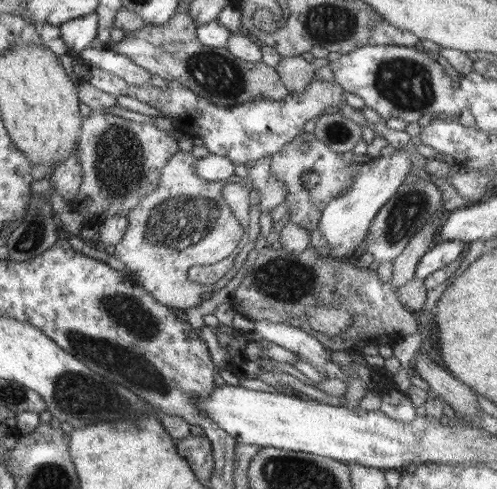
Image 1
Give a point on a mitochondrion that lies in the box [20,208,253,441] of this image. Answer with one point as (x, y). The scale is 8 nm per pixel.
(130, 312)

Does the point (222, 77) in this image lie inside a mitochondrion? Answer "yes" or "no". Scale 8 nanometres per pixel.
yes

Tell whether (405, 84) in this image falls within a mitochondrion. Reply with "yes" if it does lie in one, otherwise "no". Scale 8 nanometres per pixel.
yes

